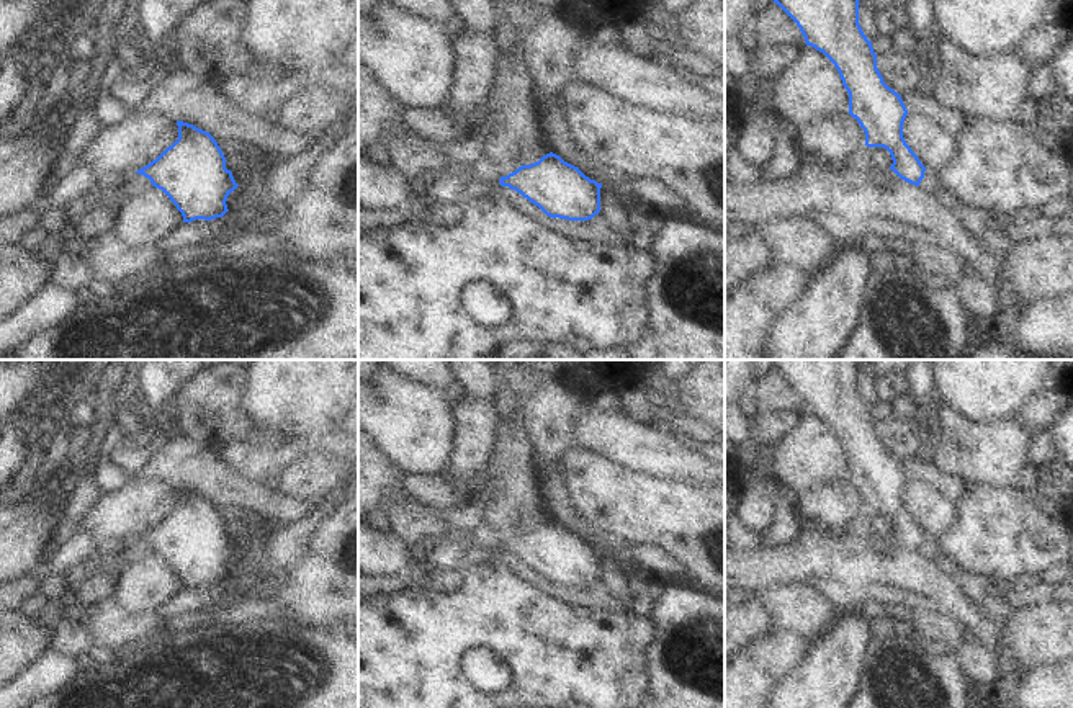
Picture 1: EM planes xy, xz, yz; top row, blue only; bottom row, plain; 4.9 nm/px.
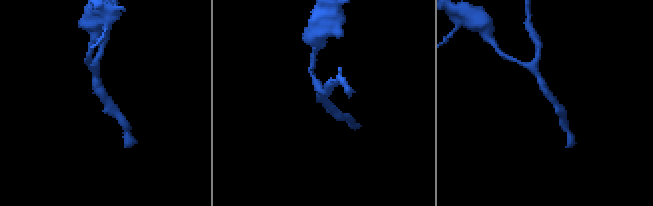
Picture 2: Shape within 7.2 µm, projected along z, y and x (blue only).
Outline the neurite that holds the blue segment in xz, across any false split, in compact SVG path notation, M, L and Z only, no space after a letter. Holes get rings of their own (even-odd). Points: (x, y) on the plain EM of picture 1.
M553 518L501 543L499 549L515 556L553 585L589 587L600 579L602 549Z

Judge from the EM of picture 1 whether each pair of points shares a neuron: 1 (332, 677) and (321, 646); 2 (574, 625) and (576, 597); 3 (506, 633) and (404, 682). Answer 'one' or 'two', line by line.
1: one
2: two
3: one

